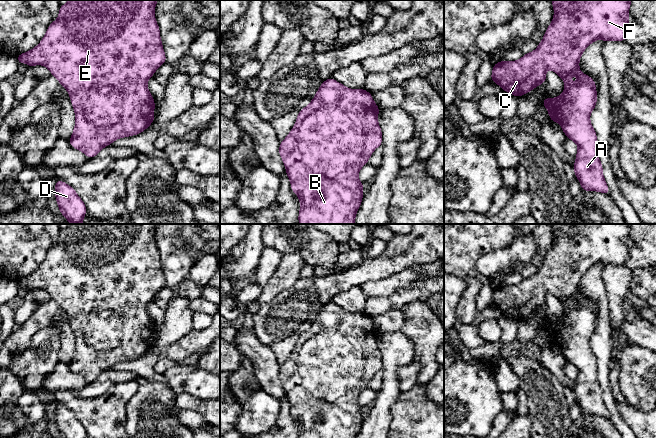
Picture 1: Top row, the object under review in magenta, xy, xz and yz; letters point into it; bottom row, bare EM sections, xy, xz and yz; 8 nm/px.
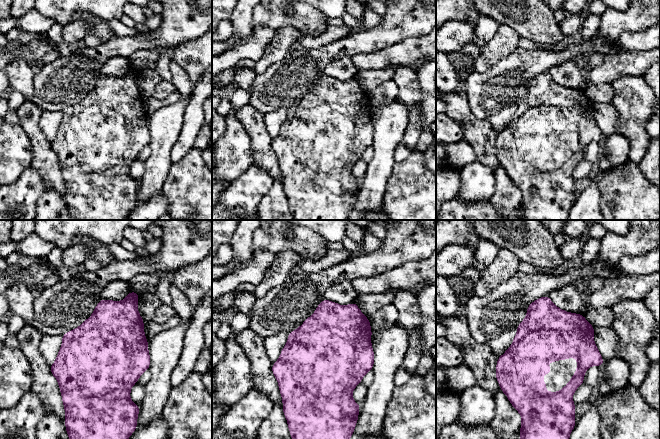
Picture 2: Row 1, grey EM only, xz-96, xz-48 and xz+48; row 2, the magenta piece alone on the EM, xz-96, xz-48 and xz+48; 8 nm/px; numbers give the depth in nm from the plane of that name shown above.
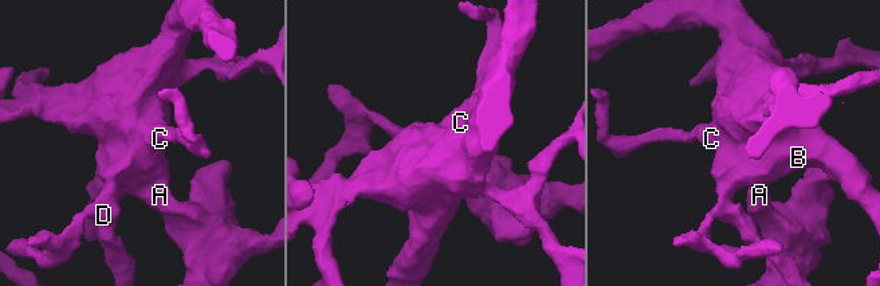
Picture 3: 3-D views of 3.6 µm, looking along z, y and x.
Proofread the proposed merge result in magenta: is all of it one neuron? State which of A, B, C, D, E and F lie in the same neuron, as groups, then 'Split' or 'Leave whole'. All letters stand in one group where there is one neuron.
Groups: A B C D E F. Leave whole

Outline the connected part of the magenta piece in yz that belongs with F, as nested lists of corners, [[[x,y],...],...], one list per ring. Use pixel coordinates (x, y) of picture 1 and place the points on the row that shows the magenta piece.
[[[551,0],[554,8],[554,17],[543,40],[538,43],[536,50],[523,55],[517,61],[506,61],[495,63],[491,81],[497,83],[502,90],[516,96],[523,96],[535,87],[546,82],[546,70],[553,70],[562,78],[565,91],[557,98],[547,98],[545,96],[542,104],[549,112],[550,121],[558,122],[564,131],[566,138],[573,140],[578,145],[578,152],[574,163],[574,173],[578,178],[582,191],[598,191],[609,195],[609,188],[603,176],[603,166],[597,153],[597,135],[590,122],[590,113],[597,103],[597,91],[594,80],[580,72],[579,61],[584,50],[594,41],[601,39],[604,42],[615,40],[625,41],[629,36],[630,24],[628,22],[629,8],[632,0]]]

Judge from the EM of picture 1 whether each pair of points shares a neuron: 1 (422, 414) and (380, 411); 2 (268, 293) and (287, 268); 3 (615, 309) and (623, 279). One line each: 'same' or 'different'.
1: different
2: same
3: same

